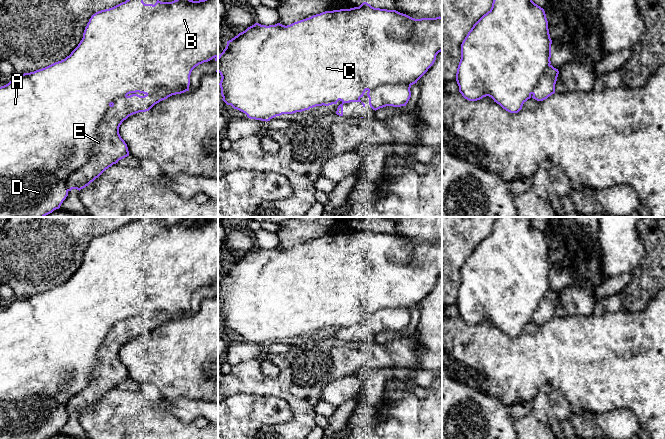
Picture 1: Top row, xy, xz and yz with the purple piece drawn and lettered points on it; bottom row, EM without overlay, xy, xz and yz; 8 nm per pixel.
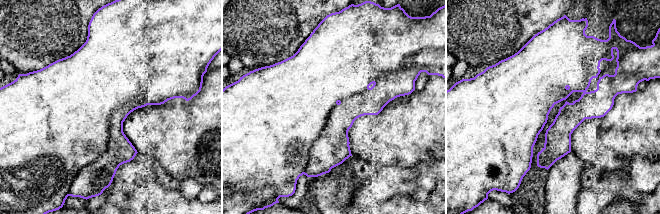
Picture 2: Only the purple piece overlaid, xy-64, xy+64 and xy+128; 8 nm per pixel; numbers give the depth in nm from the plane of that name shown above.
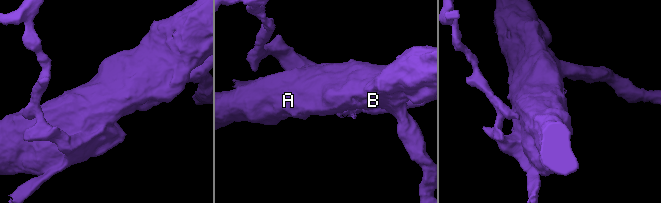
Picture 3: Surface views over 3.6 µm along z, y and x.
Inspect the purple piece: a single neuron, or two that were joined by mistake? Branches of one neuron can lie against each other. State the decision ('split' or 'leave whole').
split

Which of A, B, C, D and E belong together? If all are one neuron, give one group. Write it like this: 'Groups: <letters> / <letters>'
Groups: A B C D / E

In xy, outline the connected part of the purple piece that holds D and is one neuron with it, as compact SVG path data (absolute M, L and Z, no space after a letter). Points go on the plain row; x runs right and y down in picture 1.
M218 217L204 224L193 225L181 220L172 226L145 228L140 220L132 220L112 232L101 234L91 240L78 270L65 283L30 297L15 298L12 304L0 311L0 439L48 439L59 433L68 420L69 400L89 383L98 365L99 349L108 332L118 323L130 317L150 319L160 312L189 315L192 294L218 279Z

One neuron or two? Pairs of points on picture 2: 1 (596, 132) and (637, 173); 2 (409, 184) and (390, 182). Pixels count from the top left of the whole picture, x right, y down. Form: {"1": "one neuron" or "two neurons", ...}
{"1": "two neurons", "2": "one neuron"}

